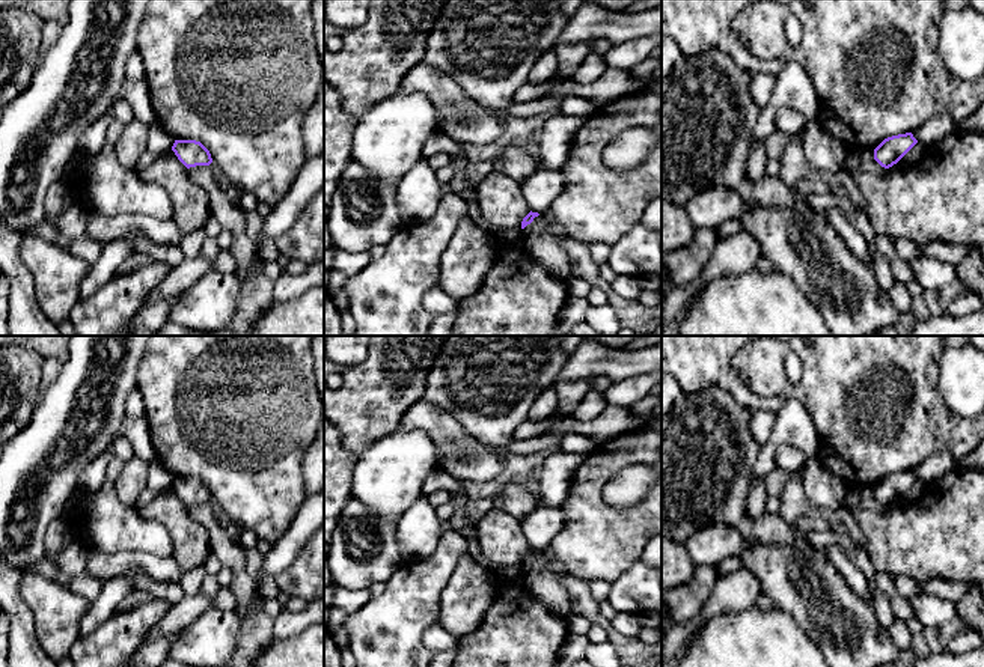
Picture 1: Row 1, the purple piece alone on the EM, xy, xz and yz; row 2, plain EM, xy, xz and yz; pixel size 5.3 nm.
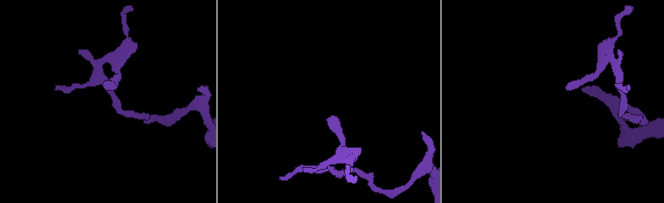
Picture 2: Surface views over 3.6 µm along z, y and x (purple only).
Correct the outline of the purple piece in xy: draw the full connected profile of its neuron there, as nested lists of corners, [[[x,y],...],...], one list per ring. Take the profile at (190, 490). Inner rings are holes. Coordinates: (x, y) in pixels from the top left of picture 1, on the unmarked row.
[[[175,477],[172,488],[187,506],[212,500],[209,488],[196,477]]]

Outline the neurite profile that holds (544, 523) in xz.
[[[538,506],[521,519],[521,528],[532,550],[542,551],[550,547],[552,539],[565,524],[565,513],[561,507]]]

